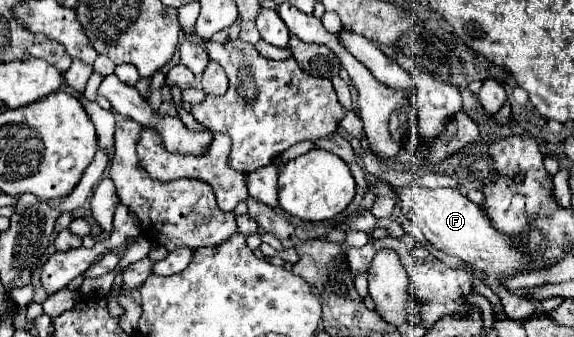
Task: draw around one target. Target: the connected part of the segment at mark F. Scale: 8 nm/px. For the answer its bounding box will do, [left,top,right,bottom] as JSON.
[394,181,534,319]

